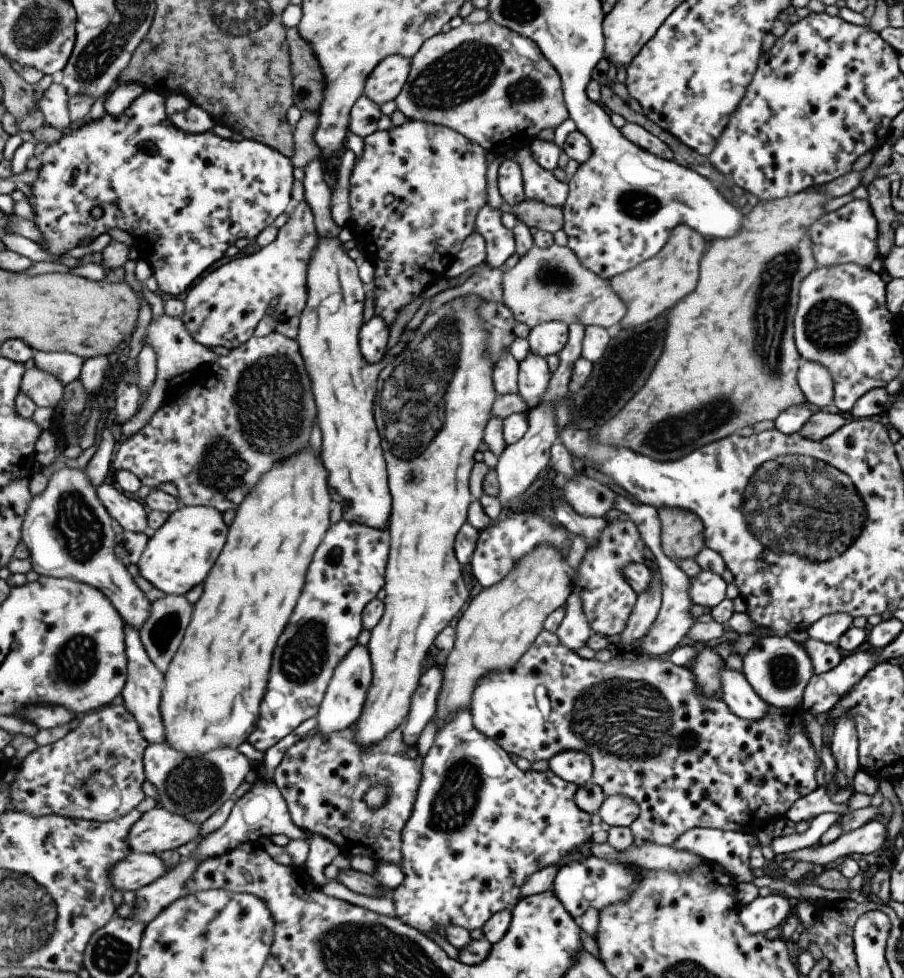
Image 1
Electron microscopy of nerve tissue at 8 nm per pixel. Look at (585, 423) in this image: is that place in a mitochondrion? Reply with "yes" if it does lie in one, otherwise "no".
no

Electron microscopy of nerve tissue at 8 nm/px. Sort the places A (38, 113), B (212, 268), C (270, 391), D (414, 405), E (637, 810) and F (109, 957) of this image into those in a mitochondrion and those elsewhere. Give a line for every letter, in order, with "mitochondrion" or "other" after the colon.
A: other
B: other
C: mitochondrion
D: mitochondrion
E: other
F: mitochondrion

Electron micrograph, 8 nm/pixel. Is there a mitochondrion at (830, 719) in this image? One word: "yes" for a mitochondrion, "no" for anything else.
no

